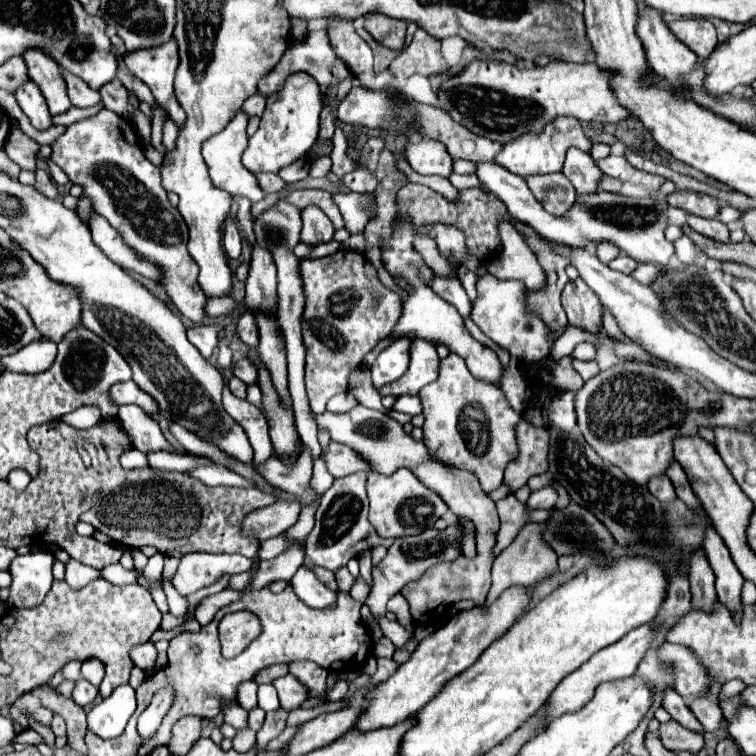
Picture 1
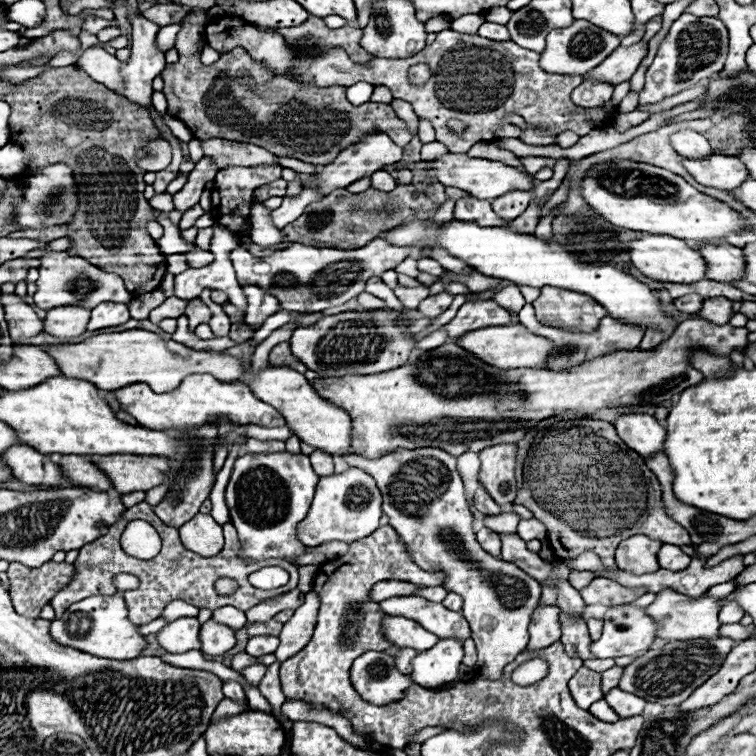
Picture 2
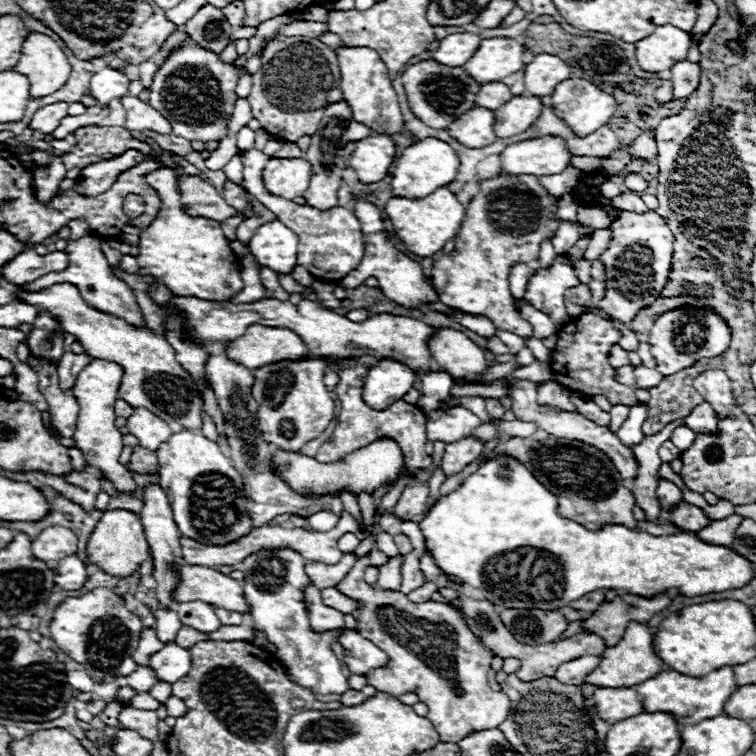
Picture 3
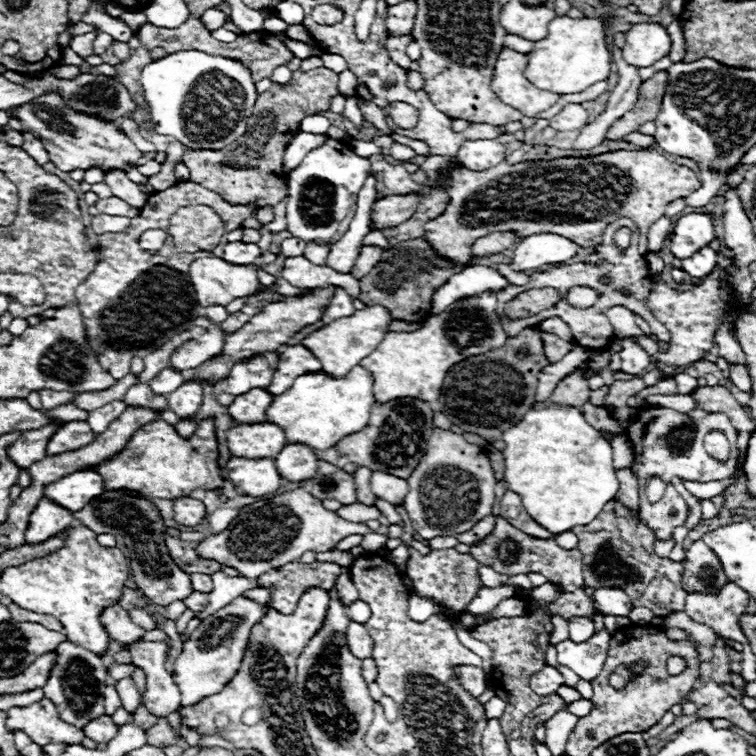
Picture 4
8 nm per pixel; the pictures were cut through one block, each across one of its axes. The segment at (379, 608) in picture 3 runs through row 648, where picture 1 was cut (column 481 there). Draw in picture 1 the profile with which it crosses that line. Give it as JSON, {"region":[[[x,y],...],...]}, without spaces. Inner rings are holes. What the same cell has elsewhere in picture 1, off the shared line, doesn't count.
{"region":[[[450,352],[440,362],[438,378],[420,390],[420,398],[426,418],[422,440],[432,460],[472,472],[480,480],[484,492],[496,490],[502,484],[506,464],[518,454],[516,424],[522,420],[522,414],[510,408],[504,392],[476,380],[464,360]]]}

